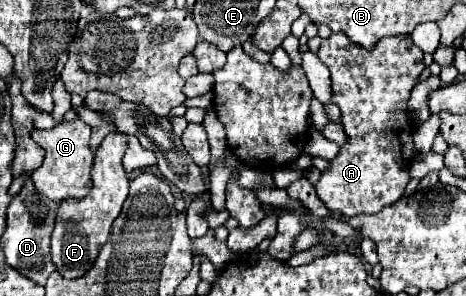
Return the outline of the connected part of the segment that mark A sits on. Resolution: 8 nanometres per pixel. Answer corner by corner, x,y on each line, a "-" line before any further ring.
333,32
321,42
317,52
331,70
333,102
343,116
343,130
349,136
347,148
341,148
331,168
321,174
315,190
329,210
341,210
345,216
379,214
385,206
397,202
409,178
409,164
415,158
407,118
407,100
423,72
423,52
415,48
409,36
381,38
373,50
359,48
345,32

